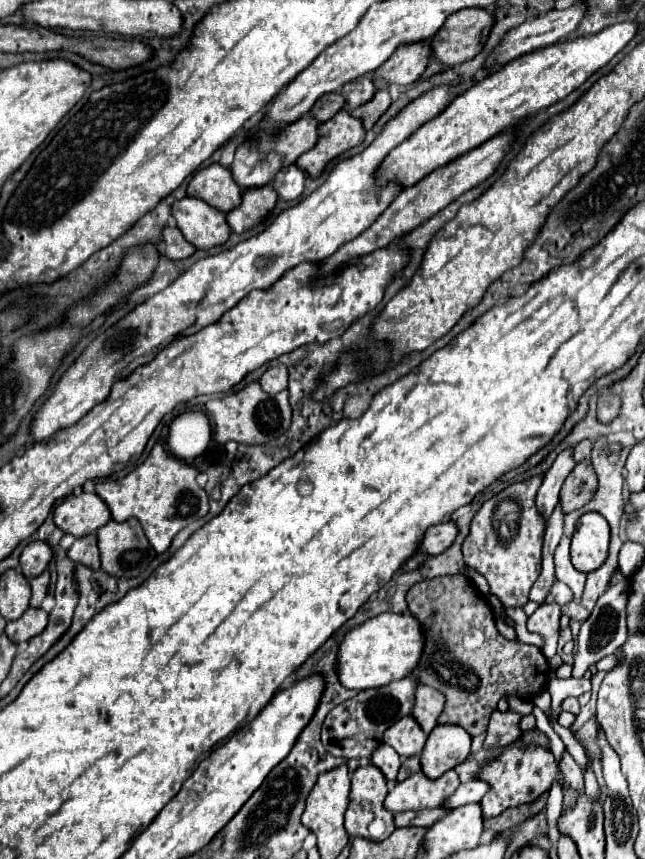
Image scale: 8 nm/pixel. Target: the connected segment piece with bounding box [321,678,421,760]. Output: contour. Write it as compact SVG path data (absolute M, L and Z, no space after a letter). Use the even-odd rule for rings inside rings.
M403 678L399 682L393 682L383 688L373 688L373 690L361 690L355 698L335 706L325 722L323 722L323 732L321 732L321 742L325 750L331 756L339 756L345 760L351 758L371 758L373 752L383 744L383 734L389 726L395 724L395 720L409 716L413 712L413 692L417 690L421 682Z

